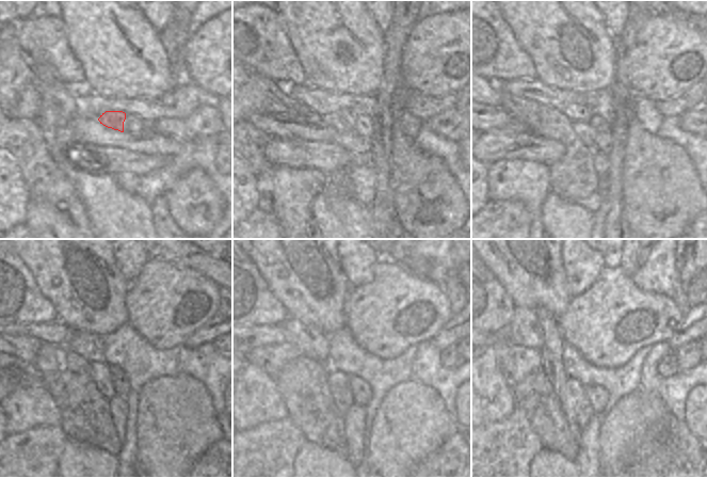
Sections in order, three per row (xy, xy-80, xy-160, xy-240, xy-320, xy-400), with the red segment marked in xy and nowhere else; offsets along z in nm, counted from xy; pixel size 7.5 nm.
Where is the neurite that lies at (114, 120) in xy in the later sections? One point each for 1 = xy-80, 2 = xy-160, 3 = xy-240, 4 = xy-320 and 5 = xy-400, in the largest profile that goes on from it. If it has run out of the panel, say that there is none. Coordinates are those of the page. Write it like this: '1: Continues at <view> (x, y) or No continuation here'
1: Continues at xy-80 (350, 115)
2: Continues at xy-160 (582, 129)
3: Continues at xy-240 (100, 373)
4: Continues at xy-320 (338, 385)
5: Continues at xy-400 (575, 403).

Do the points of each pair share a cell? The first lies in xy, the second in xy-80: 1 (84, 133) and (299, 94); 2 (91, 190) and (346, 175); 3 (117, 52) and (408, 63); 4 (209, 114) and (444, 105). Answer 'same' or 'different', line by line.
1: different
2: different
3: different
4: different

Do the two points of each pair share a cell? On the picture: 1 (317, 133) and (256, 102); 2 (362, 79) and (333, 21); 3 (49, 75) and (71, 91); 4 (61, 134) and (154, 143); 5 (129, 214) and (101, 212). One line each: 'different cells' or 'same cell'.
1: different cells
2: same cell
3: same cell
4: same cell
5: same cell

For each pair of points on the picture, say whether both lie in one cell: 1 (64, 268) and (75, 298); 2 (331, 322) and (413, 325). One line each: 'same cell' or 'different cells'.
1: same cell
2: different cells

